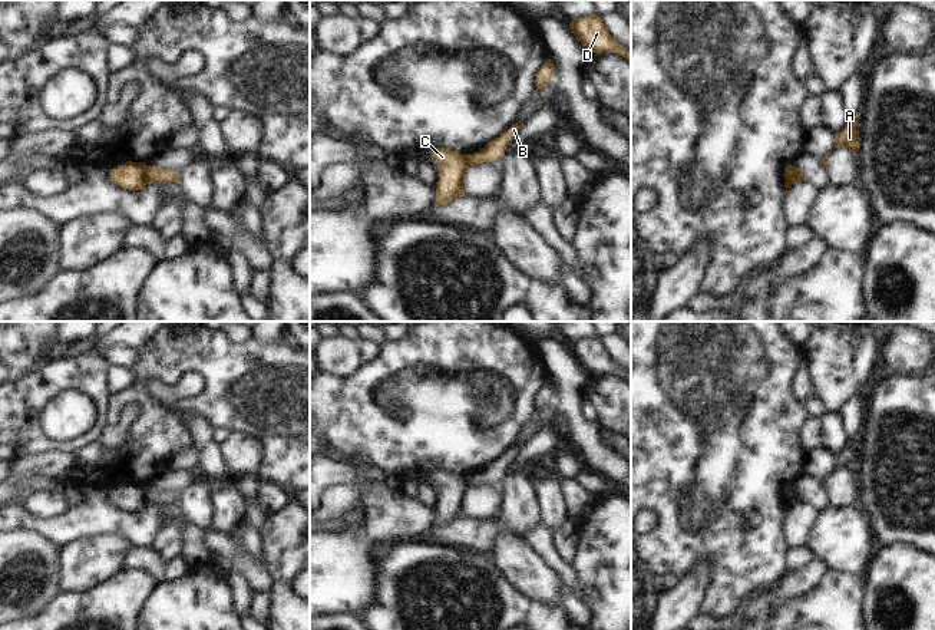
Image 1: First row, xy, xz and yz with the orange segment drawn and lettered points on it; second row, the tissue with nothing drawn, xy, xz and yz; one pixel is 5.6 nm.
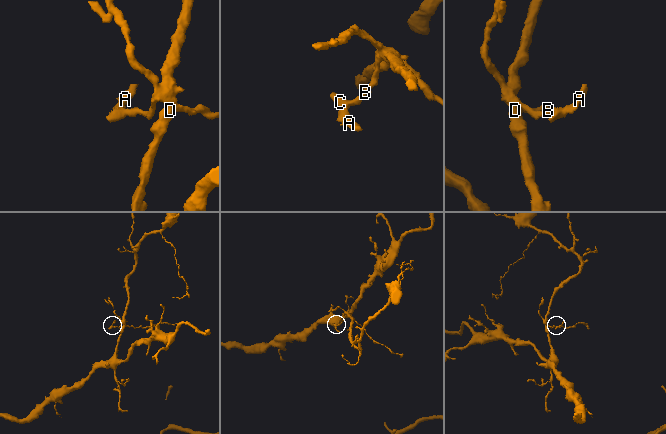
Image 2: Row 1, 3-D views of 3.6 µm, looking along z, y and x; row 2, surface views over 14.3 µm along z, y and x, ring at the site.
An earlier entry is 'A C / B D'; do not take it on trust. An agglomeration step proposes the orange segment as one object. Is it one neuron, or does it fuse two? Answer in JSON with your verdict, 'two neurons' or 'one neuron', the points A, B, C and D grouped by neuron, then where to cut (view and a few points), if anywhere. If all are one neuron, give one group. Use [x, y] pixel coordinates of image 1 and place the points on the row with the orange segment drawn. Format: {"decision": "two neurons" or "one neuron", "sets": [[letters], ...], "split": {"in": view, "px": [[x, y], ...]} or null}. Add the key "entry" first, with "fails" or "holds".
{"entry": "holds", "decision": "two neurons", "sets": [["A", "C"], ["B", "D"]], "split": {"in": "yz", "px": [[793, 167], [795, 177], [786, 181]]}}

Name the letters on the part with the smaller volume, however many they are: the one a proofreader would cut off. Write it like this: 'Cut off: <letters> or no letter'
Cut off: A, C

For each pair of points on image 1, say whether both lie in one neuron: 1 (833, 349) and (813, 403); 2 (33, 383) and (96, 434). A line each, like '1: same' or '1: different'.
1: different
2: same

